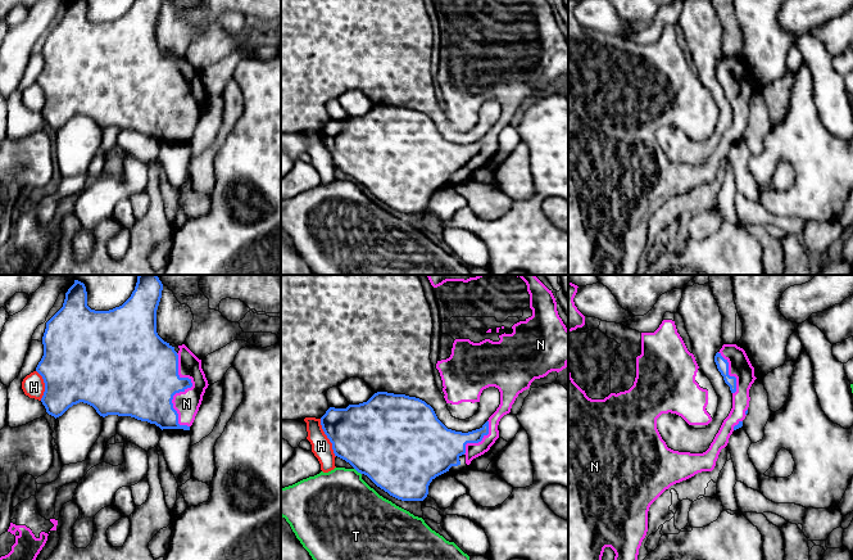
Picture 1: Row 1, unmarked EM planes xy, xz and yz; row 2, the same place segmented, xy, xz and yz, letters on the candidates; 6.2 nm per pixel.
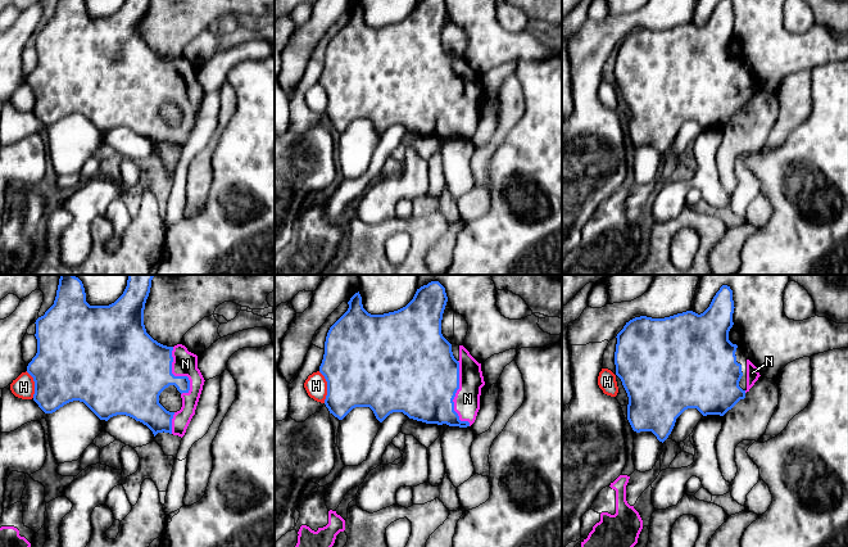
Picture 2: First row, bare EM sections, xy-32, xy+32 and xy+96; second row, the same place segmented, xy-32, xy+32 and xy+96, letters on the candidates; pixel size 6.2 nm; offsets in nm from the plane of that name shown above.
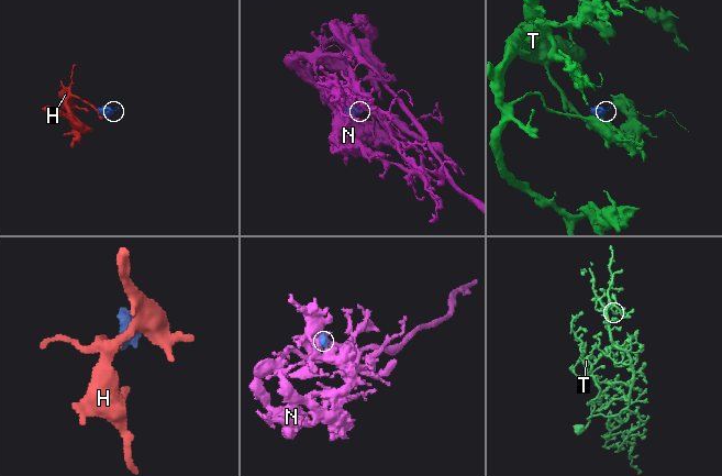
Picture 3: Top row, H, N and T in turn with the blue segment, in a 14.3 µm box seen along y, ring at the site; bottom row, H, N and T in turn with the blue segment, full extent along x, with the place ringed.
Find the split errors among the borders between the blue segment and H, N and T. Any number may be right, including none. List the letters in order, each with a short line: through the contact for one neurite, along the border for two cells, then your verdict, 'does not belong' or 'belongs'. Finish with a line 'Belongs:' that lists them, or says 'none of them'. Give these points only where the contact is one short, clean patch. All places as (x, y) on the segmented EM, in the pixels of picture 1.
H: line xz (320, 419), (321, 428), (331, 443), (335, 456); does not belong
N: belongs
T: does not belong
Belongs: N

